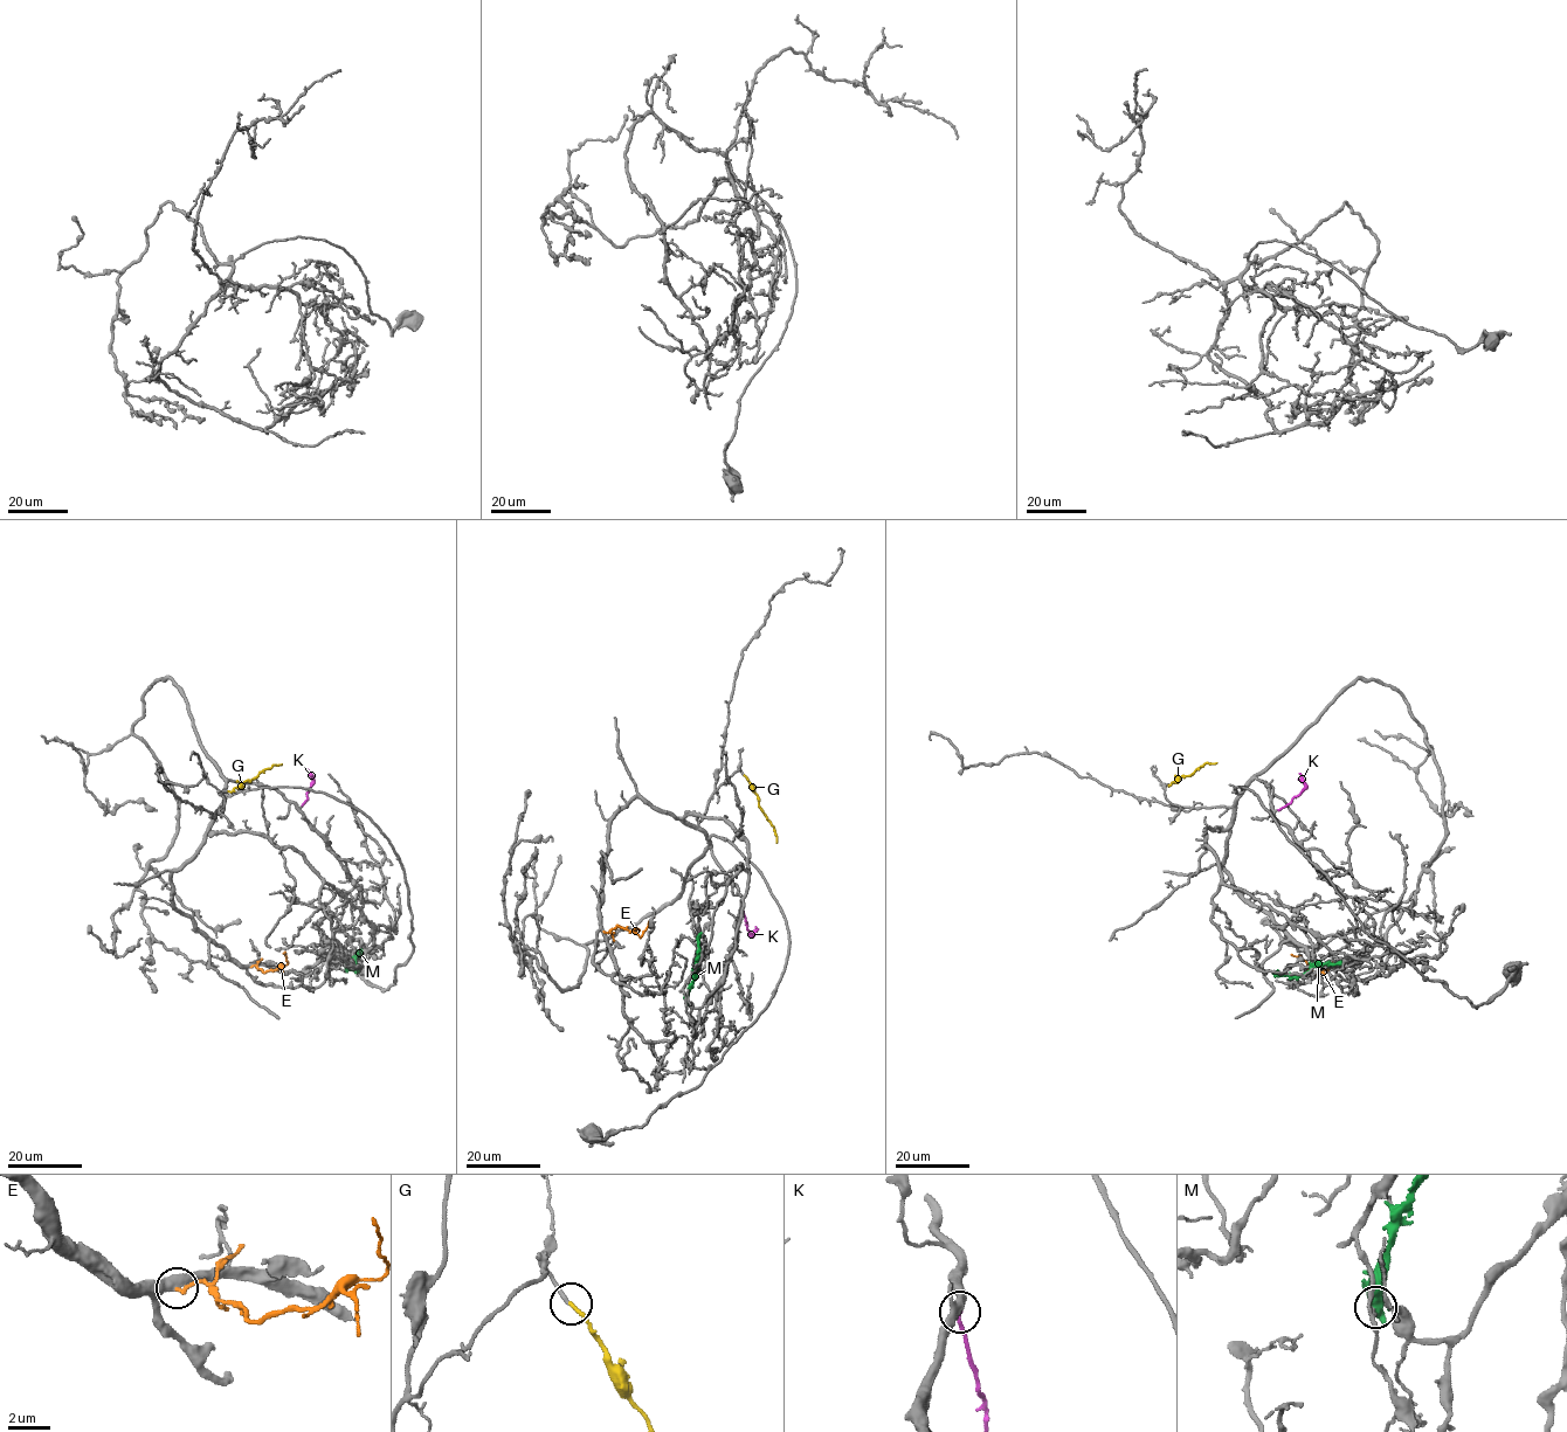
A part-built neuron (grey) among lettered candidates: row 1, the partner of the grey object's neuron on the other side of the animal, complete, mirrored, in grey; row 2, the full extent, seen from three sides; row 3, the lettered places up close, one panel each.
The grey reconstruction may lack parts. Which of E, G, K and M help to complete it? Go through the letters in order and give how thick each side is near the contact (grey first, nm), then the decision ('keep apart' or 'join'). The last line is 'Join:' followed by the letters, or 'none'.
E: 480/170 nm | keep apart
G: 170/160 nm | join
K: 130/160 nm | join
M: 120/700 nm | keep apart
Join: G, K

